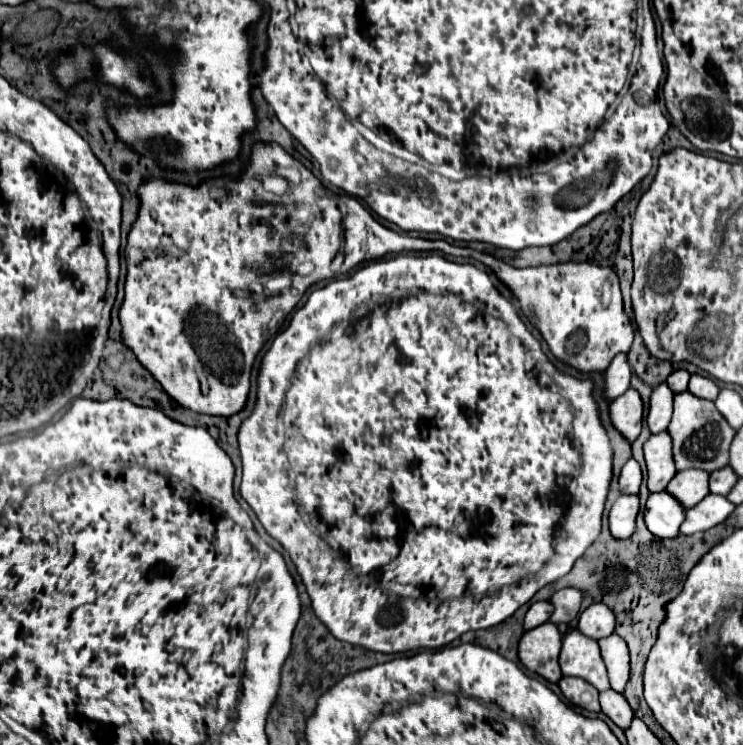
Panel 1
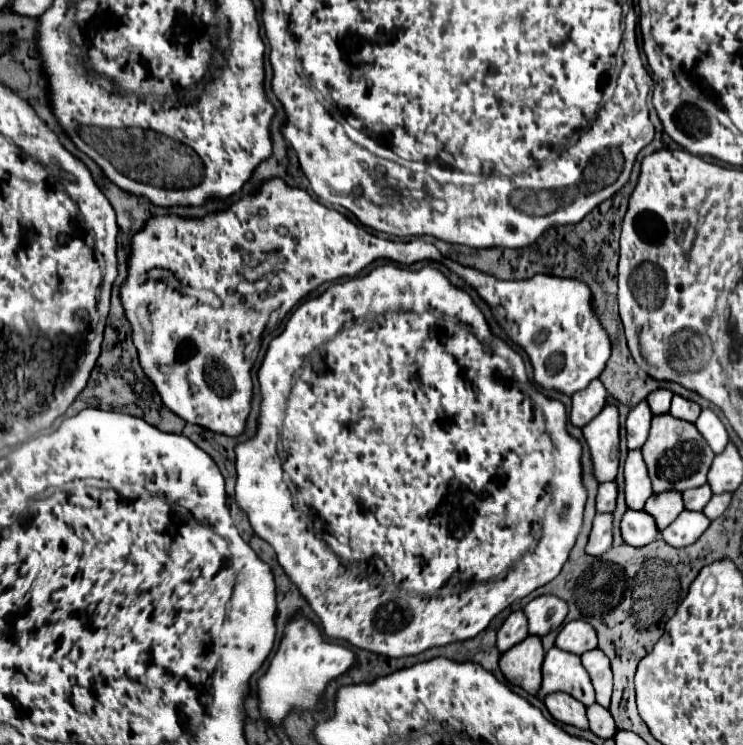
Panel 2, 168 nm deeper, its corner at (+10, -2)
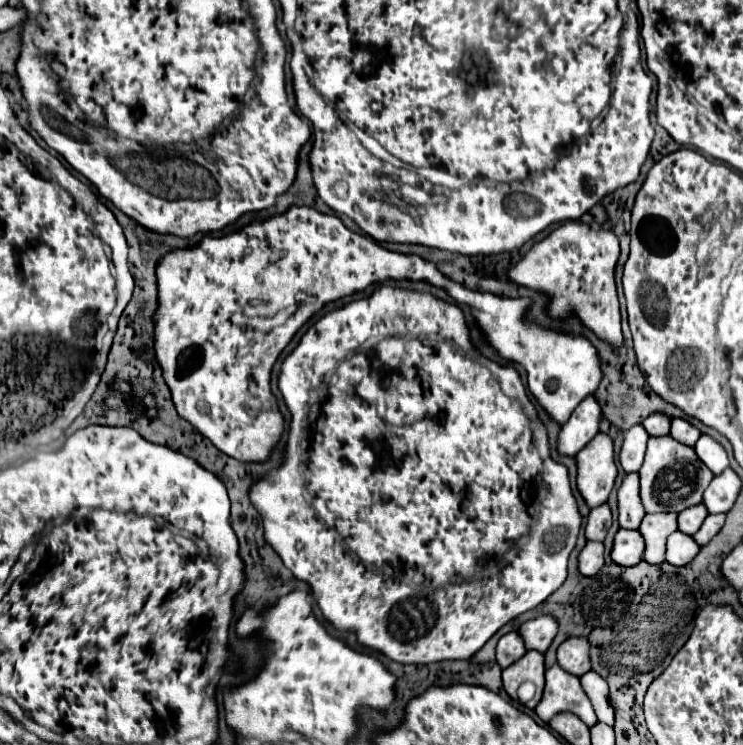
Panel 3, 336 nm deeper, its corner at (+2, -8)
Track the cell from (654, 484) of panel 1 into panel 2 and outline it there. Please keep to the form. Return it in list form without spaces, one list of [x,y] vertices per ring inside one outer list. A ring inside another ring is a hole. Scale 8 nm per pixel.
[[[641,449],[629,451],[625,461],[625,499],[629,509],[643,509],[651,495],[653,487],[649,483],[649,473],[645,471],[645,461],[641,459]]]

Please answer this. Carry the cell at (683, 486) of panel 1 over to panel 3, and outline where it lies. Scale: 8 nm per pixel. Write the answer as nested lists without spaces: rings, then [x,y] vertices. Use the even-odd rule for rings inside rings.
[[[653,513],[643,517],[639,533],[645,537],[645,563],[661,565],[665,561],[665,541],[673,531],[677,531],[677,513]]]

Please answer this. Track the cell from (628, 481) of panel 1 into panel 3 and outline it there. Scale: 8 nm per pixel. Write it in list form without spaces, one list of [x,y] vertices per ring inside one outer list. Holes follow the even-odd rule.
[[[607,503],[591,509],[591,513],[587,517],[587,525],[585,525],[587,541],[603,541],[607,535],[607,529],[611,527],[611,521],[613,519],[611,519],[611,511],[609,511]]]

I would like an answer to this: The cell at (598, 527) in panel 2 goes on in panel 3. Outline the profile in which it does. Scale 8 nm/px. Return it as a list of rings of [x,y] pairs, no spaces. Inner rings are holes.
[[[589,541],[579,553],[579,573],[583,577],[593,577],[603,567],[603,543]]]

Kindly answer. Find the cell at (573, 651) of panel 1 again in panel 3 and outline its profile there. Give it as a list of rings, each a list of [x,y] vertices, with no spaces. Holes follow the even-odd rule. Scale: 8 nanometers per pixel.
[[[553,665],[545,673],[545,691],[539,705],[535,707],[535,713],[543,723],[549,723],[553,715],[563,711],[577,715],[587,727],[593,727],[597,723],[593,705],[581,691],[579,679],[563,671],[559,665]]]

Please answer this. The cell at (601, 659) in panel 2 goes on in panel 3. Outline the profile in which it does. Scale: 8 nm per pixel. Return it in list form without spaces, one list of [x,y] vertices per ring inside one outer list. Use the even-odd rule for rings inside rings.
[[[587,671],[585,675],[581,675],[581,687],[591,701],[593,709],[597,713],[597,719],[605,725],[613,725],[613,709],[609,705],[607,681],[601,675],[597,675],[595,671]]]

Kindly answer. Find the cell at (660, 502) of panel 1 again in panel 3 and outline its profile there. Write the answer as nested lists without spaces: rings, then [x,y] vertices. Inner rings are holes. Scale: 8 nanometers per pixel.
[[[619,529],[613,539],[611,561],[621,567],[633,567],[641,561],[643,551],[645,551],[645,541],[639,531]]]

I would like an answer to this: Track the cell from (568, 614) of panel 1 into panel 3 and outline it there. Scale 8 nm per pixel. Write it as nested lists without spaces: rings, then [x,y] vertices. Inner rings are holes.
[[[551,615],[531,619],[519,627],[519,635],[521,635],[527,651],[545,653],[553,641],[553,637],[557,635],[557,621]]]

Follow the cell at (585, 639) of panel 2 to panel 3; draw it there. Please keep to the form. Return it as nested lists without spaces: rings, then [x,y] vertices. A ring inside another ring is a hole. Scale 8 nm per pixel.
[[[571,637],[557,649],[557,663],[567,673],[581,677],[591,669],[589,643],[583,637]]]

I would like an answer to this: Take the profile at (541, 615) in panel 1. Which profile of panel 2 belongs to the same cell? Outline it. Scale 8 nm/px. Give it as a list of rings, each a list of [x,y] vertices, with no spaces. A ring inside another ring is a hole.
[[[513,611],[507,621],[501,625],[501,629],[497,631],[497,647],[499,651],[507,651],[513,645],[521,643],[525,637],[529,635],[527,631],[527,619],[523,611]]]

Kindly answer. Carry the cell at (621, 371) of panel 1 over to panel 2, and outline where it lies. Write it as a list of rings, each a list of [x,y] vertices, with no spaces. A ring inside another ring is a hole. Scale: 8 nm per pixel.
[[[593,379],[585,389],[573,395],[573,405],[569,419],[577,427],[585,427],[595,415],[601,413],[603,405],[607,403],[607,391],[601,379]]]

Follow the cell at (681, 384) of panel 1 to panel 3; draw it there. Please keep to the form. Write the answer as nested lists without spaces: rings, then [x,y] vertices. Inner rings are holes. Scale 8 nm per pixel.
[[[653,413],[643,421],[643,427],[649,433],[649,437],[663,437],[663,435],[669,435],[671,419],[663,413]]]

